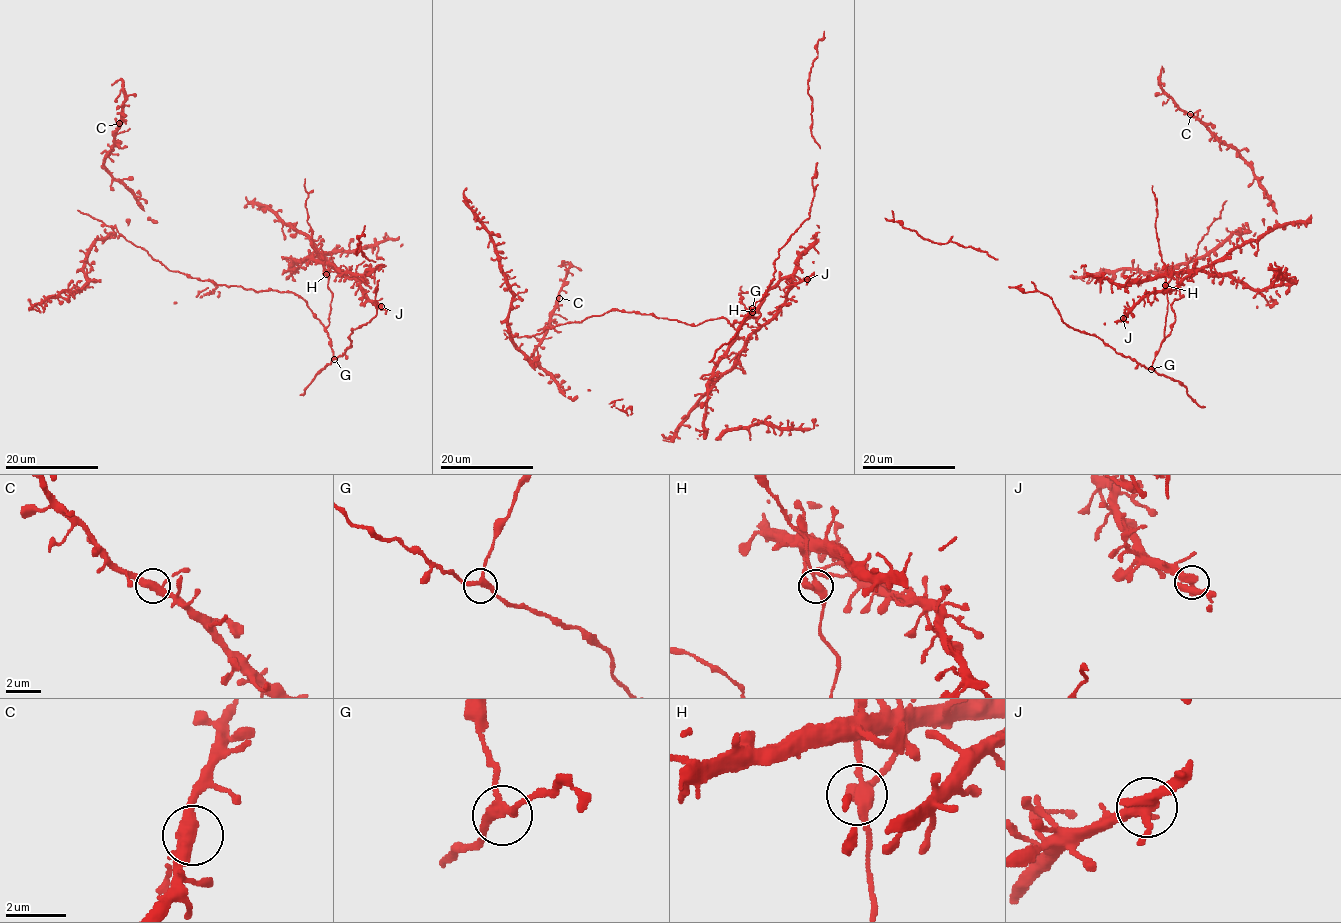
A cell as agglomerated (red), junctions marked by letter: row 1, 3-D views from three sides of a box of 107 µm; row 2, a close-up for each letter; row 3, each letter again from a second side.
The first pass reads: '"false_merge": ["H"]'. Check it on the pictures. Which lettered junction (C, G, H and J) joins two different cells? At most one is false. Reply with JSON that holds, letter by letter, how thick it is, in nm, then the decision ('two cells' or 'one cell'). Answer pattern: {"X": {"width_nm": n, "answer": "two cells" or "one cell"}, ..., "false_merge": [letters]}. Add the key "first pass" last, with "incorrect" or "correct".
{"C": {"width_nm": 360, "answer": "one cell"}, "G": {"width_nm": 260, "answer": "one cell"}, "H": {"width_nm": 360, "answer": "one cell"}, "J": {"width_nm": 340, "answer": "one cell"}, "false_merge": [], "first pass": "incorrect"}

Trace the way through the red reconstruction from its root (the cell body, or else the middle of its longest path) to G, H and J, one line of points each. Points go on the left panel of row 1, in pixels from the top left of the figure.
G: (251, 288), (298, 295), (325, 327), (334, 359)
H: (251, 288), (294, 293), (327, 326), (332, 292), (327, 286), (326, 274)
J: (251, 288), (294, 293), (327, 326), (332, 292), (323, 265), (313, 257), (317, 253), (356, 279), (380, 306)

